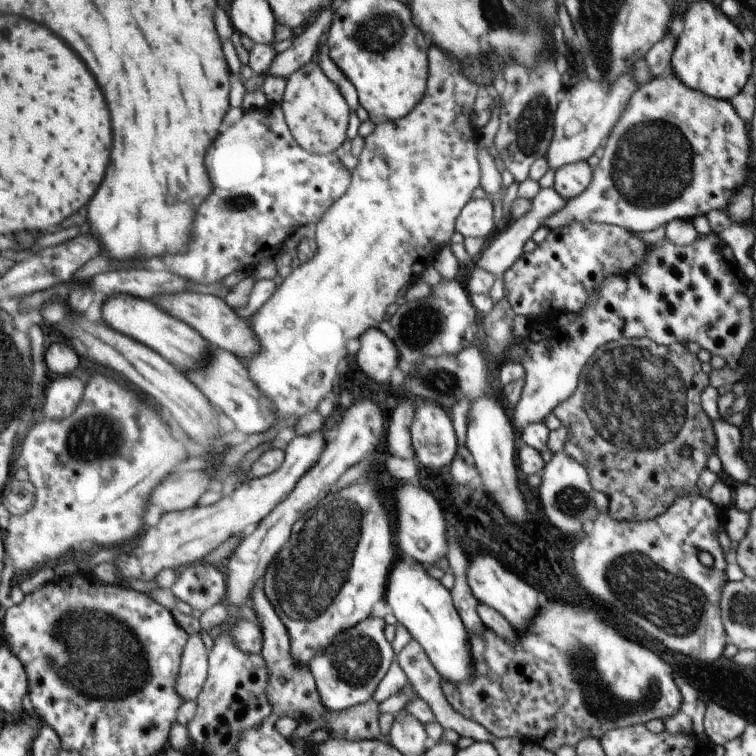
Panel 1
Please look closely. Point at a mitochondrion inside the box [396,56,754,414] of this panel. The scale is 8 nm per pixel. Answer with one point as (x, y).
(649, 168)

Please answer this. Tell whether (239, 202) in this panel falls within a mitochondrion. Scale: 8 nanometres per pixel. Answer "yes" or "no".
yes

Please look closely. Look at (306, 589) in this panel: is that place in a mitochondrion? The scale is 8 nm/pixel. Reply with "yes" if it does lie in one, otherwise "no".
yes

